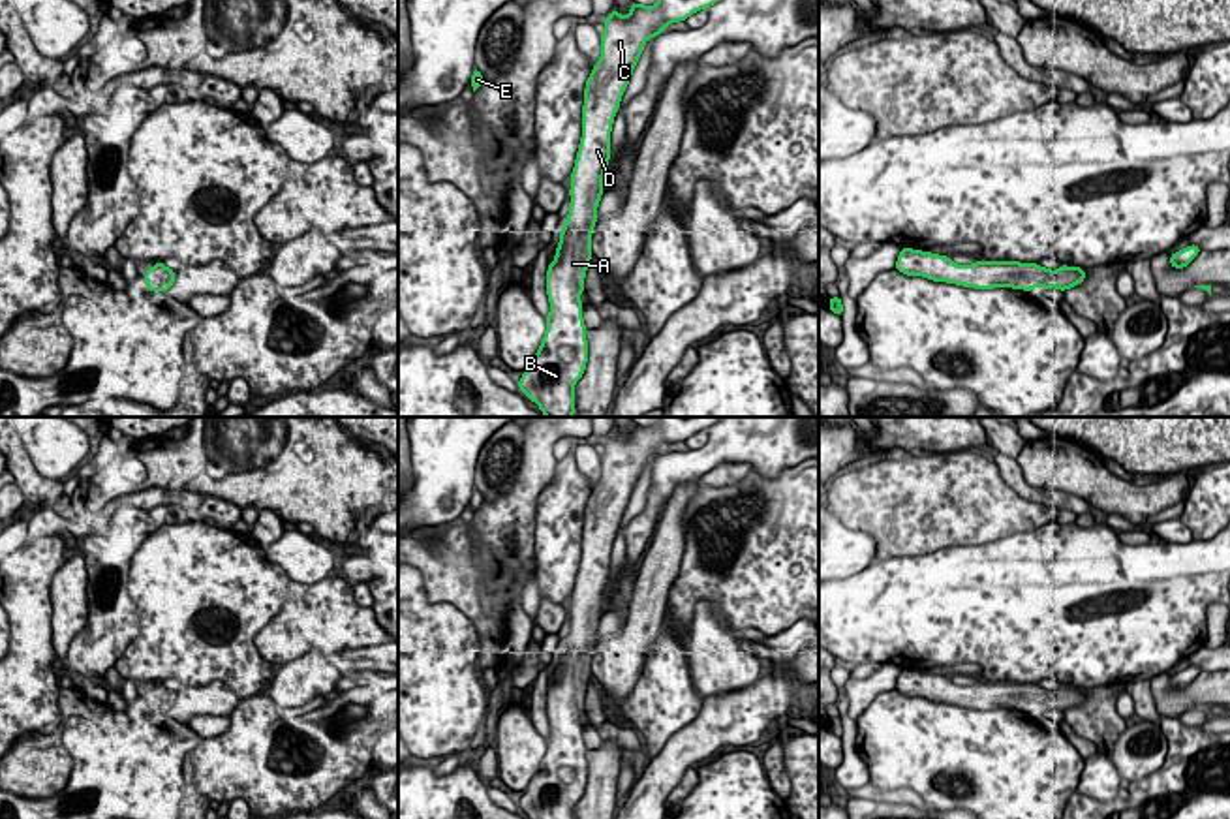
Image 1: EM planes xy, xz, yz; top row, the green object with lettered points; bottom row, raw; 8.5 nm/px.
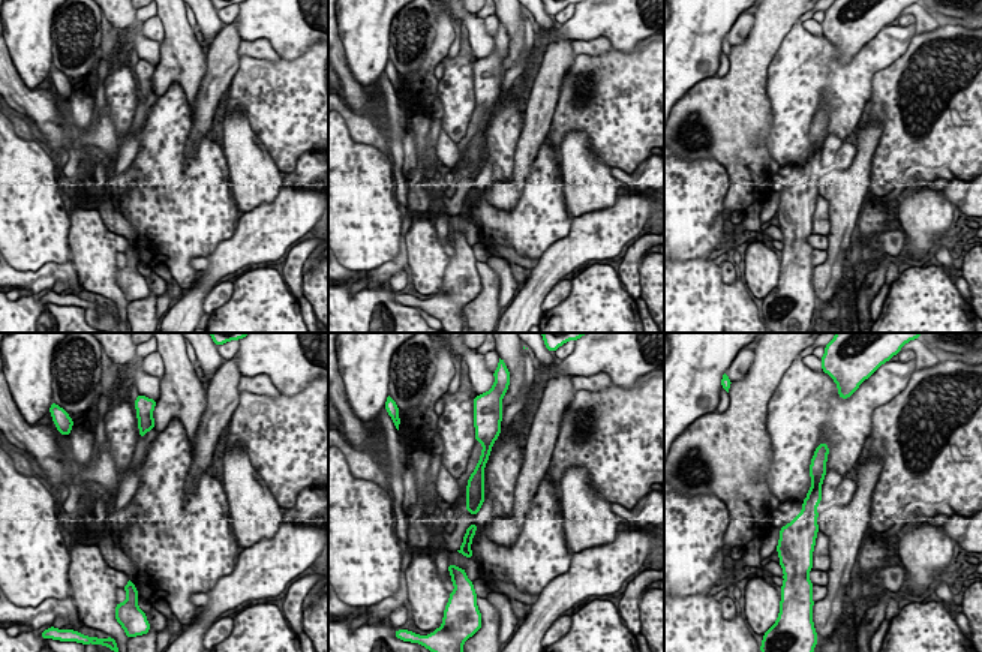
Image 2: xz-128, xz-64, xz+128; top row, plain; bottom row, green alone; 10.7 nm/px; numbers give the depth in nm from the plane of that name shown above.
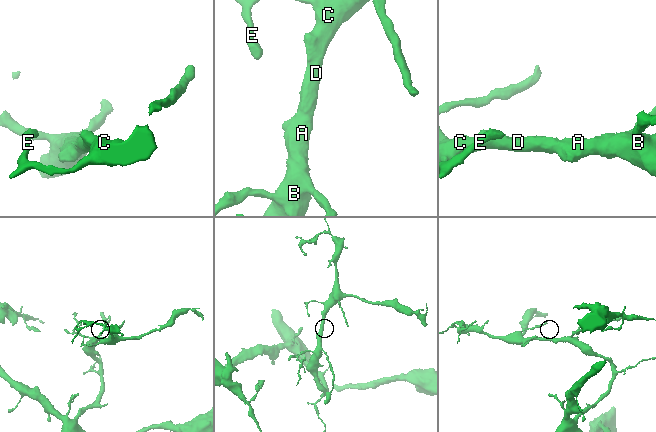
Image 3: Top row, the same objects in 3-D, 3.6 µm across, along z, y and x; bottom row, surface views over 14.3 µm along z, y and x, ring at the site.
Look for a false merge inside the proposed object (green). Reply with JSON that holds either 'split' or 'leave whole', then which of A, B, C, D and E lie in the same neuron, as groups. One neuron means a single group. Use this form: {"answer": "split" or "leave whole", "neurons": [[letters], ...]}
{"answer": "leave whole", "neurons": [["A", "B", "C", "D", "E"]]}

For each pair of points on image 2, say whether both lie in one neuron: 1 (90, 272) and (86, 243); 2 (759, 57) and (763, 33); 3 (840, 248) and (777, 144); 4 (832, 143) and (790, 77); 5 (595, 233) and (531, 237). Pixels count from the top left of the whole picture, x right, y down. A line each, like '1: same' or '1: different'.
1: same
2: same
3: different
4: different
5: different

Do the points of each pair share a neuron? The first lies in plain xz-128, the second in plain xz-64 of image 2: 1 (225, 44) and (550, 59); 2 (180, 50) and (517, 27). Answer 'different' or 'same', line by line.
1: same
2: same

